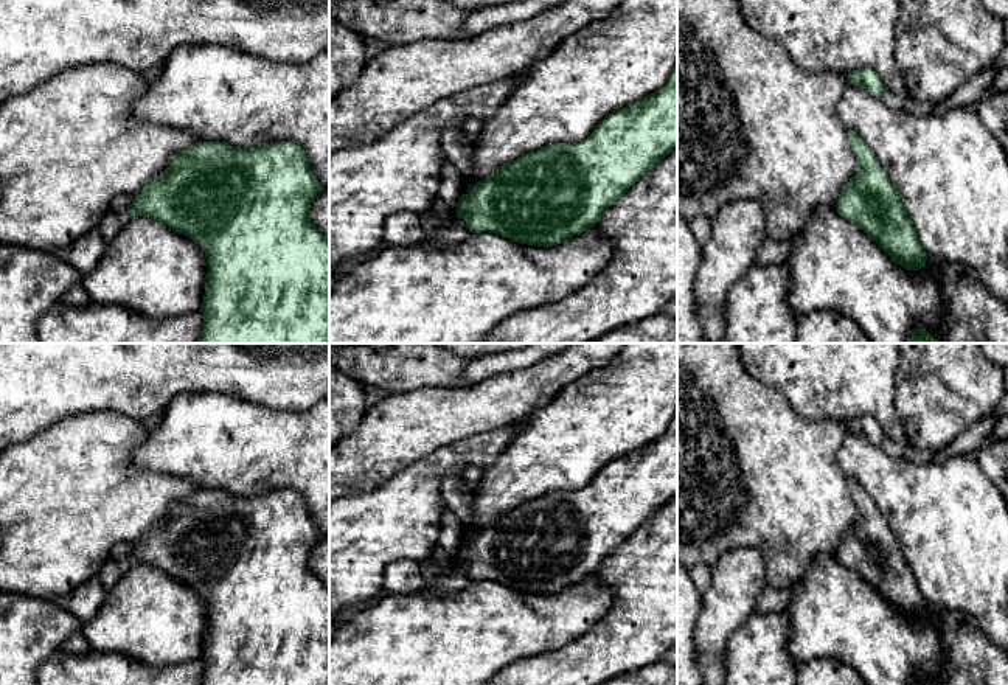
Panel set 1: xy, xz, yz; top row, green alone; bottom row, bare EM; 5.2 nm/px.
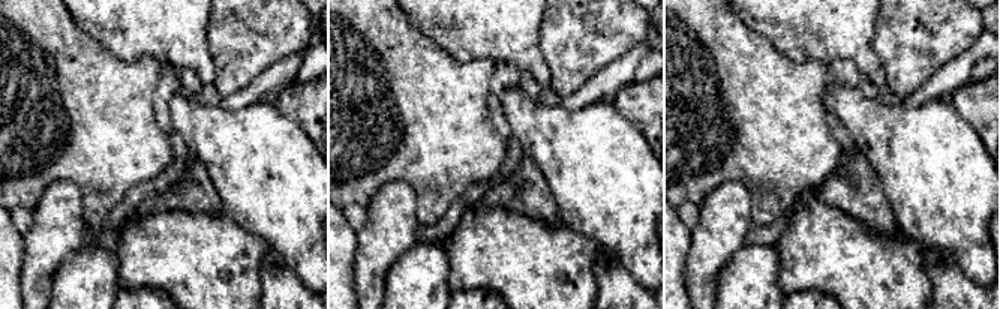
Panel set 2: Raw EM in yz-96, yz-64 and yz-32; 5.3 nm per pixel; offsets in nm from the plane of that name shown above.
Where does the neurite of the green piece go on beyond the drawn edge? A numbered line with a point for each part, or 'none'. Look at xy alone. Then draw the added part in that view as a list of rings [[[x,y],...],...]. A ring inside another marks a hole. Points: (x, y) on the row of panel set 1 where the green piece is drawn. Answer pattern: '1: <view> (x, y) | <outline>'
1: xy (112, 222) | [[[109,211],[98,225],[99,233],[109,242],[129,221],[127,211]]]

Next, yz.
none

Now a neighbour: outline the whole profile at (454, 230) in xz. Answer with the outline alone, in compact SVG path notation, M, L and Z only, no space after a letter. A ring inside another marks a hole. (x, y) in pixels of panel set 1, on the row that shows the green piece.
M457 207L452 208L450 216L444 221L440 230L422 242L433 247L452 247L464 242L472 233L469 231L464 217L457 216Z

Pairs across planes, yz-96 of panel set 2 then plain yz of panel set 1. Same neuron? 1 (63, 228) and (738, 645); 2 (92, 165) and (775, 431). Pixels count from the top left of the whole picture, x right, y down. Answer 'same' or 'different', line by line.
1: different
2: same

